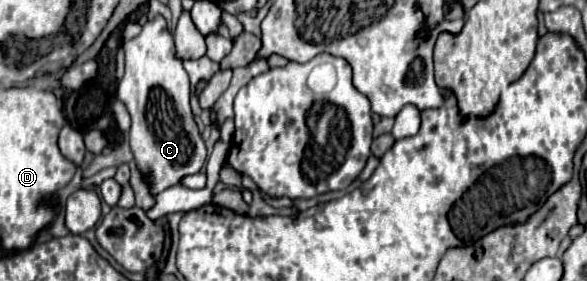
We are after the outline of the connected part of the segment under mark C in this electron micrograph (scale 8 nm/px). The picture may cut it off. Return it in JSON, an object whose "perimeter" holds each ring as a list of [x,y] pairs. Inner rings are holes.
{"perimeter":[[[156,16],[154,20],[146,22],[142,32],[124,44],[126,52],[126,74],[118,84],[118,98],[126,104],[130,116],[132,116],[132,126],[130,126],[130,146],[136,158],[138,168],[146,174],[152,174],[152,186],[150,192],[158,194],[166,190],[168,186],[174,186],[180,182],[182,176],[186,174],[196,174],[204,162],[206,162],[206,146],[204,140],[200,138],[198,126],[192,118],[190,112],[190,78],[188,72],[184,70],[182,62],[174,56],[174,38],[166,28],[164,16]]]}

